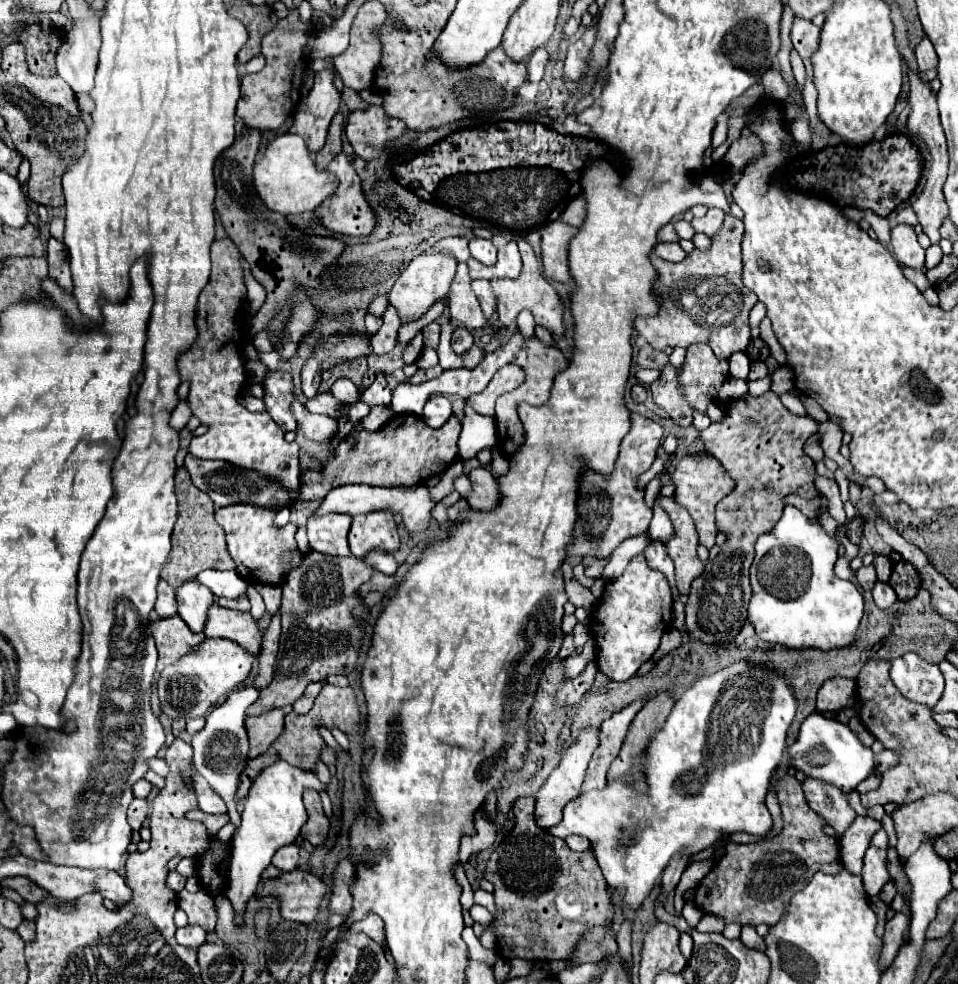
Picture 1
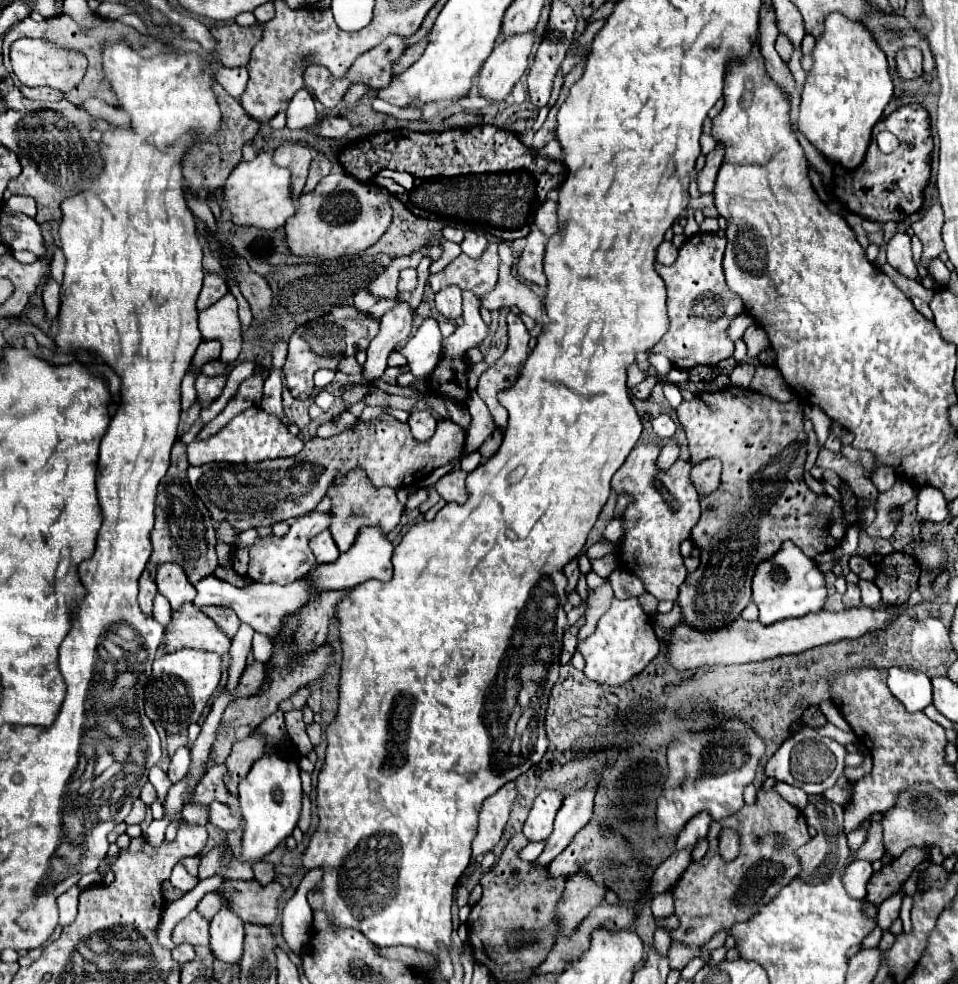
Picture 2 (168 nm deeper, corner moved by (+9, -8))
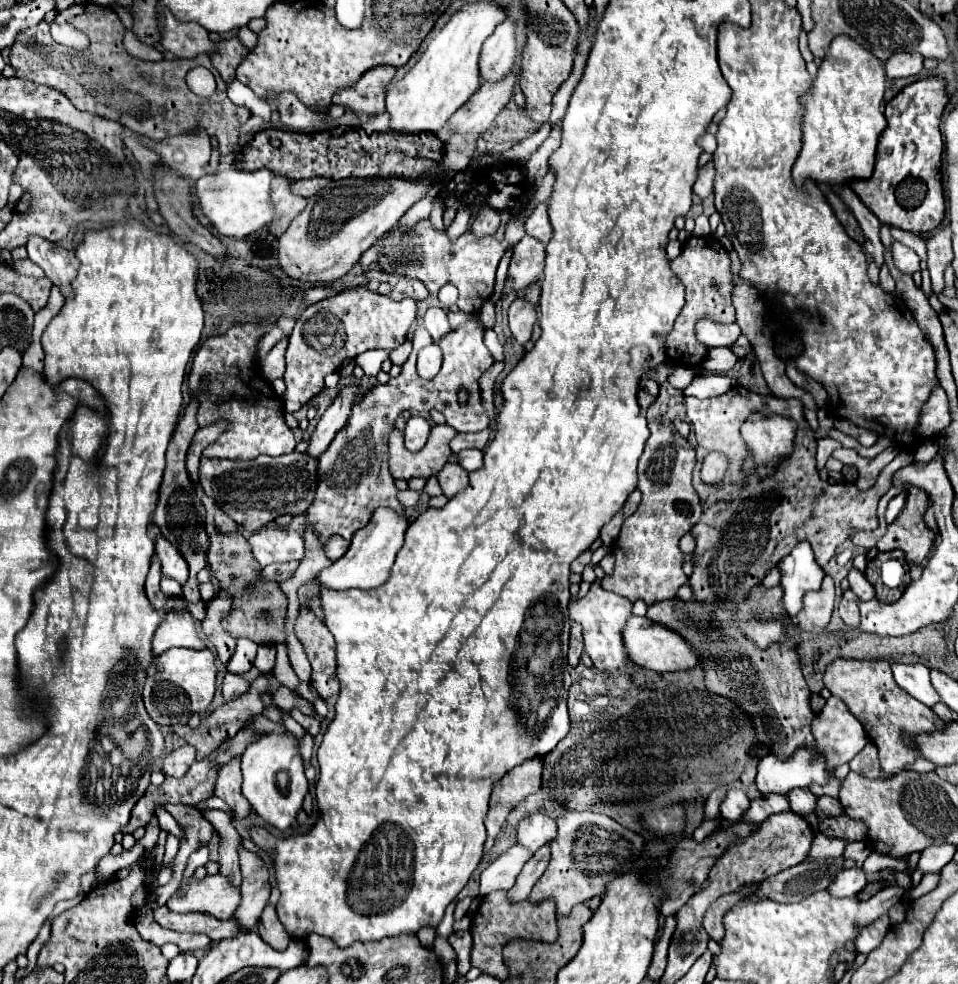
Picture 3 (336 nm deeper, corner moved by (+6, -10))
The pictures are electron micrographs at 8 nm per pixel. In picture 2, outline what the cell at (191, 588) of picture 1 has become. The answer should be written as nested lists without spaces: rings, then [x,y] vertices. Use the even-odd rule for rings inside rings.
[[[162,564],[156,572],[156,584],[162,596],[168,598],[172,610],[178,610],[184,602],[194,600],[196,588],[188,582],[178,564]]]

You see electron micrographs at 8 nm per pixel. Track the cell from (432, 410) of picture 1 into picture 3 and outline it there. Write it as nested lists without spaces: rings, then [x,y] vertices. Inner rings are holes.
[[[421,416],[411,418],[405,428],[405,448],[411,452],[421,450],[429,438],[429,432],[431,432],[431,426],[425,418],[421,418]]]

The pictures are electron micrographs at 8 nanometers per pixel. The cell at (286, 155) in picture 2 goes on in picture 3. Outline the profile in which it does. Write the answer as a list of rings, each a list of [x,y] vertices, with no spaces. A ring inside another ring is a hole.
[[[273,178],[271,182],[269,200],[273,200],[273,220],[269,222],[267,230],[275,238],[279,238],[287,230],[289,222],[305,208],[305,202],[307,202],[305,198],[291,194],[289,186],[291,184],[285,178]]]

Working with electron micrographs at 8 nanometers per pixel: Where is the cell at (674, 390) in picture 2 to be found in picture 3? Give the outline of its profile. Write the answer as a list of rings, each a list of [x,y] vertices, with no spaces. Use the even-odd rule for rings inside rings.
[[[675,368],[671,374],[669,374],[669,382],[675,386],[675,388],[679,388],[679,390],[683,390],[685,386],[689,386],[691,382],[693,382],[693,378],[695,378],[695,370],[683,370],[683,368]]]

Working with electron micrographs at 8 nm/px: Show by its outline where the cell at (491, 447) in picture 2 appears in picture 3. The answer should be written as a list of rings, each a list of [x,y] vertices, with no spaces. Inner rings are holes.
[[[495,362],[479,380],[481,384],[481,396],[483,396],[483,402],[485,402],[485,408],[489,412],[489,418],[495,416],[495,408],[493,408],[493,384],[495,384],[495,378],[499,376],[499,372],[503,370],[503,362]]]

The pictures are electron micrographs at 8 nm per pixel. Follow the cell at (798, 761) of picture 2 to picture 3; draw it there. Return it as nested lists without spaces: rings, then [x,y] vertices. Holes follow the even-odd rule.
[[[799,748],[789,760],[781,762],[775,756],[765,756],[755,778],[757,790],[765,794],[789,794],[793,788],[809,784],[825,784],[831,770],[817,748]]]

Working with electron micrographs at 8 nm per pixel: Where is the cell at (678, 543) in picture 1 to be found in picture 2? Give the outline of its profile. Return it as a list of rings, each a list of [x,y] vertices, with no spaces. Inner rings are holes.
[[[652,444],[638,446],[612,478],[612,486],[618,494],[628,492],[634,498],[634,504],[624,514],[626,534],[620,540],[618,564],[636,574],[644,582],[646,592],[658,600],[676,602],[678,590],[688,576],[680,544],[690,538],[690,530],[700,518],[700,500],[690,482],[690,462],[676,460],[668,472],[660,472],[656,468],[658,452],[658,446]]]

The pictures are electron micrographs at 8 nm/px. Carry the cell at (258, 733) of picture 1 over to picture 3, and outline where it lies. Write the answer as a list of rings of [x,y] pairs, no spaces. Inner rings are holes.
[[[235,758],[231,764],[227,764],[227,766],[223,766],[219,770],[215,796],[219,796],[219,798],[225,800],[225,804],[233,812],[233,818],[247,818],[249,812],[251,812],[251,806],[245,800],[245,796],[241,794],[241,782],[243,782],[243,778],[241,778],[239,762],[241,762],[241,758]]]

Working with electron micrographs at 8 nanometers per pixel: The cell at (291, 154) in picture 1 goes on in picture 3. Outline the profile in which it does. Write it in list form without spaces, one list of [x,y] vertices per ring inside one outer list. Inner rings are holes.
[[[265,168],[257,172],[223,170],[217,174],[205,174],[201,180],[197,180],[197,202],[213,230],[217,230],[221,236],[245,238],[271,222],[273,206],[269,202],[269,182],[271,172]]]

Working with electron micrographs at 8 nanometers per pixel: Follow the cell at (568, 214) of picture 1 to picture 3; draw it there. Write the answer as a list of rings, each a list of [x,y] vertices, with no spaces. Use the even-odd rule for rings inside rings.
[[[539,204],[525,222],[525,234],[547,244],[551,240],[551,232],[553,230],[551,230],[549,216],[547,216],[547,204]]]

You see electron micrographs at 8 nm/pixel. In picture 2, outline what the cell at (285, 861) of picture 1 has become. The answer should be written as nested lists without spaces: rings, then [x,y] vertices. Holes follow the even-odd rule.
[[[254,862],[252,864],[252,870],[254,870],[254,878],[260,882],[260,884],[268,884],[274,880],[276,872],[274,872],[274,864],[270,862]]]

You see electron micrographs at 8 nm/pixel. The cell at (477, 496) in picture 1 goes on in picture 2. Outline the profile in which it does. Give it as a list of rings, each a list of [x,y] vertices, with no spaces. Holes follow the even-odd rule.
[[[454,468],[450,474],[442,476],[434,488],[436,492],[446,500],[446,502],[456,502],[464,504],[468,500],[468,490],[466,490],[466,472],[460,468]]]

